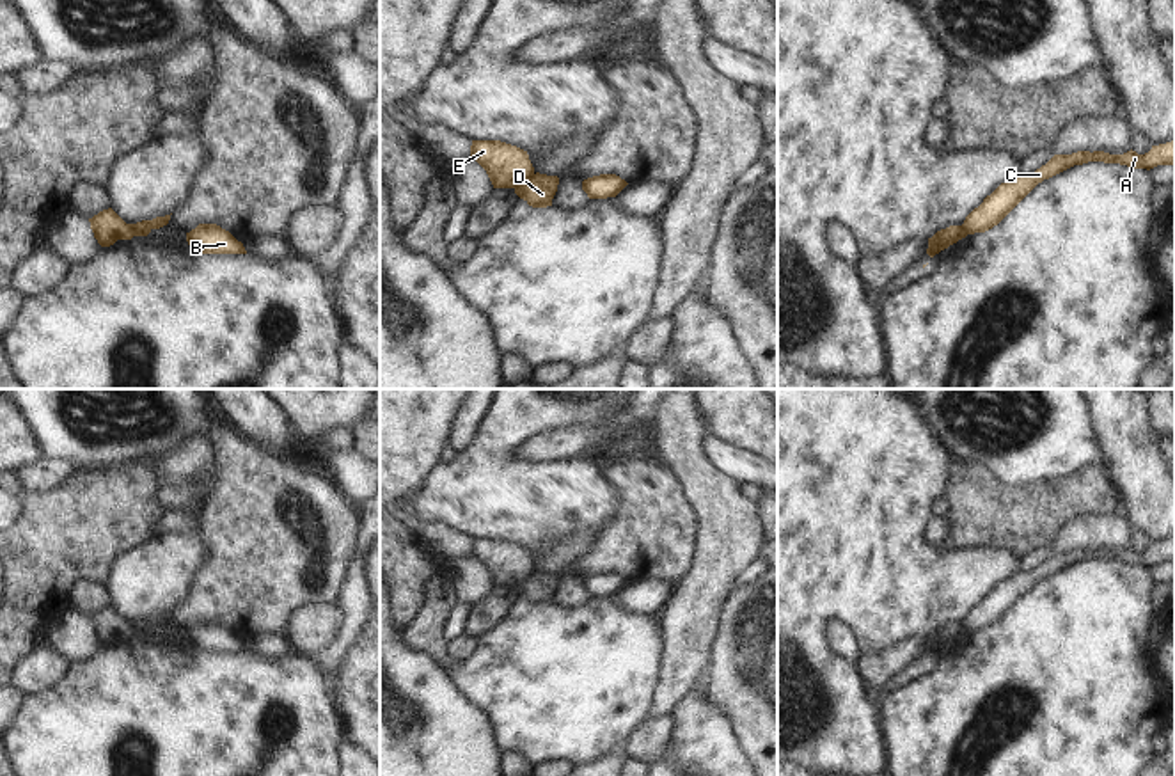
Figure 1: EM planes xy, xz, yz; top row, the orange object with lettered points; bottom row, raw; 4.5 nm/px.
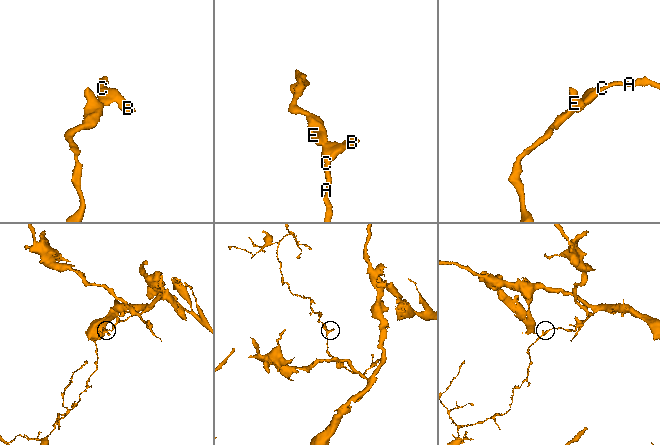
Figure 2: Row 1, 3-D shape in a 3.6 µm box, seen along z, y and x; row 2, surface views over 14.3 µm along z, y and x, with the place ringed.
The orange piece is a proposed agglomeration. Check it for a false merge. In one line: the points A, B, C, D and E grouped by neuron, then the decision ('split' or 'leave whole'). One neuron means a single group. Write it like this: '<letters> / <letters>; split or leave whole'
A B C D / E; split

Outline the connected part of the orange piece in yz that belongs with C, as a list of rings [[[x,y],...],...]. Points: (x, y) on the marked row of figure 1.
[[[1175,140],[1152,146],[1145,154],[1127,151],[1109,154],[1104,151],[1077,151],[1072,154],[1054,154],[1035,172],[1017,172],[1006,183],[1001,183],[983,202],[974,208],[964,220],[962,229],[967,234],[985,233],[998,226],[1038,183],[1049,179],[1074,165],[1088,162],[1120,163],[1134,169],[1154,169],[1157,165],[1175,165]]]

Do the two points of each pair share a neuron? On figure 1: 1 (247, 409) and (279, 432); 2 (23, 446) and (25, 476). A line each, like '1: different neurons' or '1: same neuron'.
1: same neuron
2: different neurons

